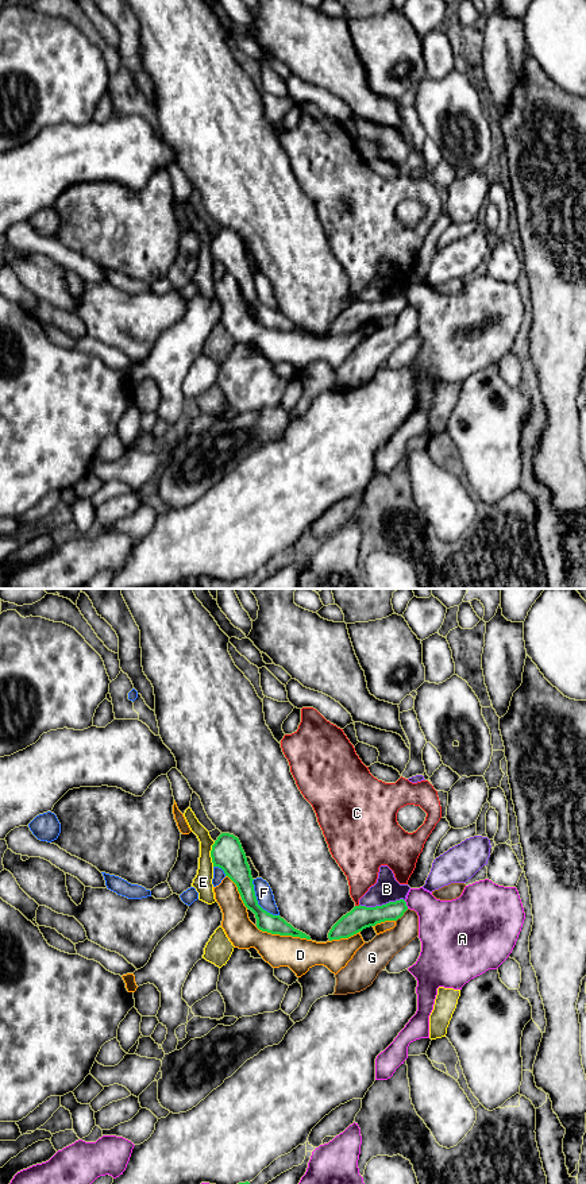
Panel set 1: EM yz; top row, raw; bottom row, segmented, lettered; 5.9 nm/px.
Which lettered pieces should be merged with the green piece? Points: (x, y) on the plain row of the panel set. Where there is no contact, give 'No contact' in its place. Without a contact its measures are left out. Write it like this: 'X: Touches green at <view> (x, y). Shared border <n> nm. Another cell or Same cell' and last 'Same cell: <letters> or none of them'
A: Touches green at yz (405, 300). Shared border 50 nm. Another cell
B: Touches green at yz (382, 300). Shared border 280 nm. Another cell
C: Touches green at yz (357, 301). Shared border 30 nm. Another cell
D: Touches green at yz (282, 330). Shared border 340 nm. Another cell
E: Touches green at yz (211, 249). Shared border 150 nm. Another cell
F: Touches green at yz (257, 297). Shared border 280 nm. Another cell
G: Touches green at yz (401, 311). Shared border 110 nm. Another cell
Same cell: none of them

